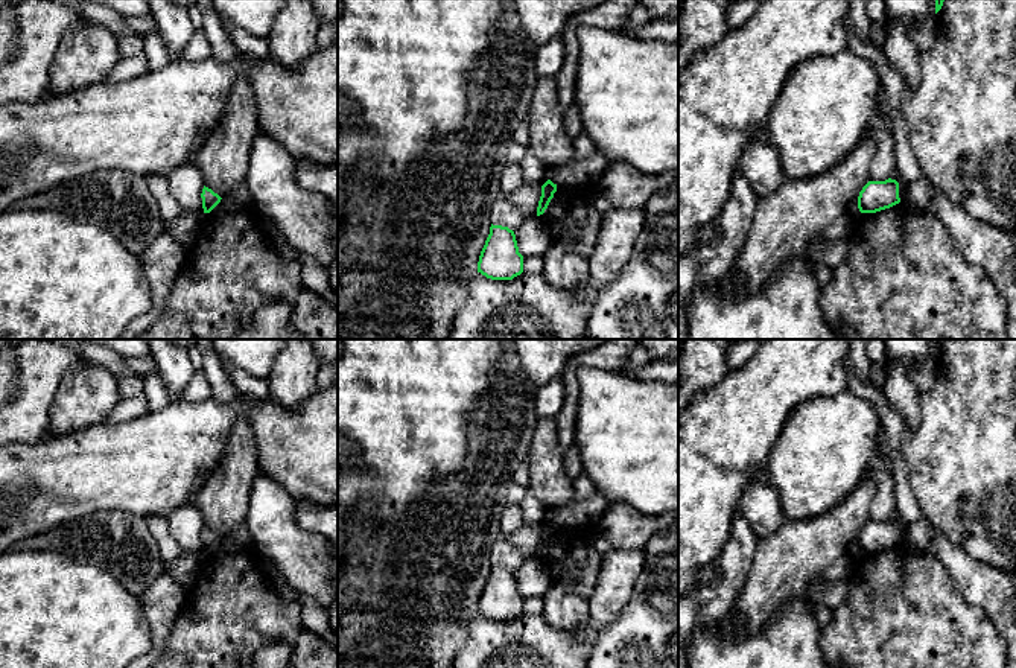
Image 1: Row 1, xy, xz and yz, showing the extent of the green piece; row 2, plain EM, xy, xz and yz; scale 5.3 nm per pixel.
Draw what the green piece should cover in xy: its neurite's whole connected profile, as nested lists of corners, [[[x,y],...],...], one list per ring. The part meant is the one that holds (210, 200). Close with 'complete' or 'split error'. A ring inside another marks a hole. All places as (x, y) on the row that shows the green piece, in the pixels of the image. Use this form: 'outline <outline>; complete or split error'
outline [[[205,186],[202,189],[201,198],[202,198],[204,213],[210,213],[222,199],[217,193],[214,193],[211,189]]]; complete

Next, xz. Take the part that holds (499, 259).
outline [[[493,225],[481,251],[478,272],[491,280],[513,280],[523,272],[523,256],[508,227]]]; complete

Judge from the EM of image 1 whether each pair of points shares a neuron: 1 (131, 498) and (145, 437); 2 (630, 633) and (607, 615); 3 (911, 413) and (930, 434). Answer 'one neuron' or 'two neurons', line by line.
1: one neuron
2: two neurons
3: two neurons

